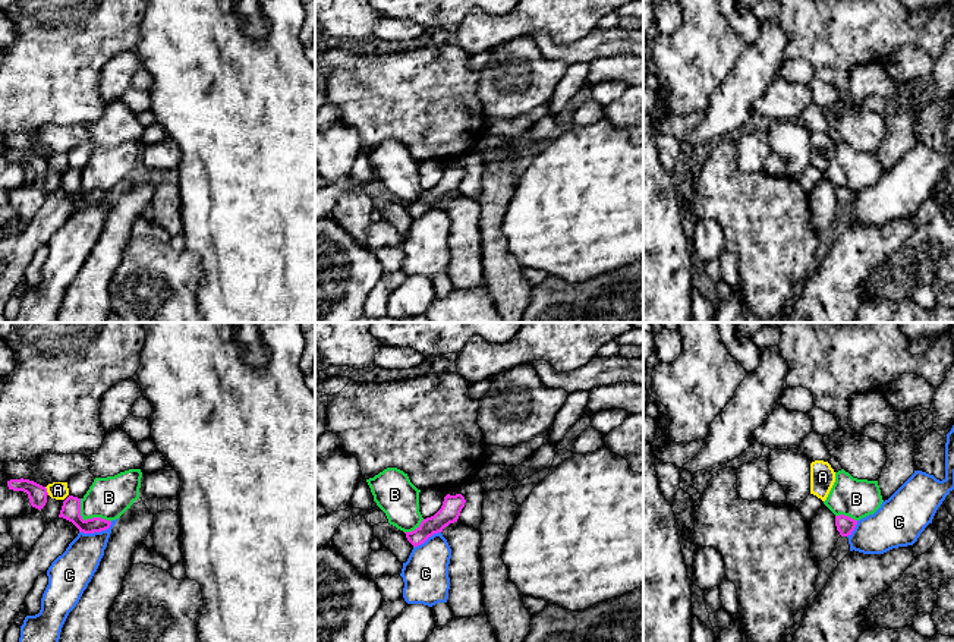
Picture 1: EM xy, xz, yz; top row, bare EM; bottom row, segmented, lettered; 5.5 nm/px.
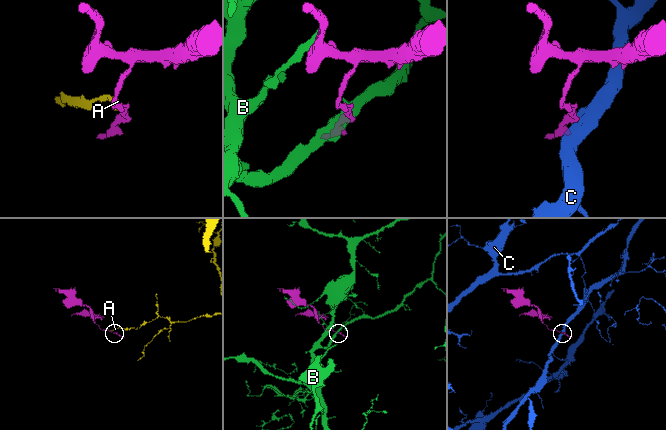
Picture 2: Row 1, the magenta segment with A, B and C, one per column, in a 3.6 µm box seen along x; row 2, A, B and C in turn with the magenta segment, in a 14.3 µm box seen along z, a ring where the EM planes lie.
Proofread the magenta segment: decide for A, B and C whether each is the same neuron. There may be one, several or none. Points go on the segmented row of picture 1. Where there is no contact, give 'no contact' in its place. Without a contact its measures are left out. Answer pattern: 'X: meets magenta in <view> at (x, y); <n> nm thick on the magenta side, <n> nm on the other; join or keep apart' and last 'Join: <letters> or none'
A: meets magenta in xy at (46, 491); 110 nm thick on the magenta side, 100 nm on the other; keep apart
B: meets magenta in xy at (87, 519); 110 nm thick on the magenta side, 220 nm on the other; keep apart
C: meets magenta in xy at (95, 531); 110 nm thick on the magenta side, 220 nm on the other; keep apart
Join: none

